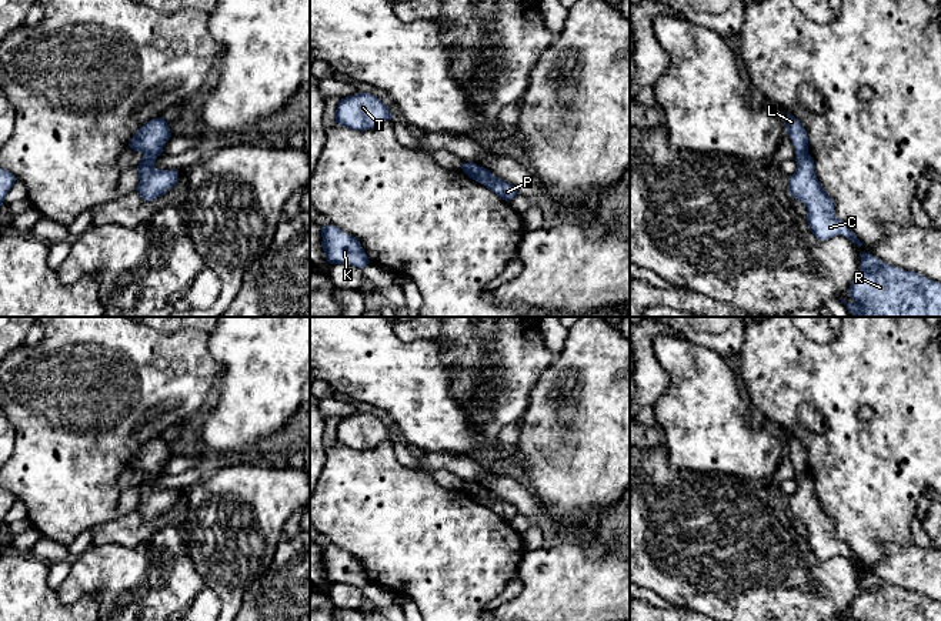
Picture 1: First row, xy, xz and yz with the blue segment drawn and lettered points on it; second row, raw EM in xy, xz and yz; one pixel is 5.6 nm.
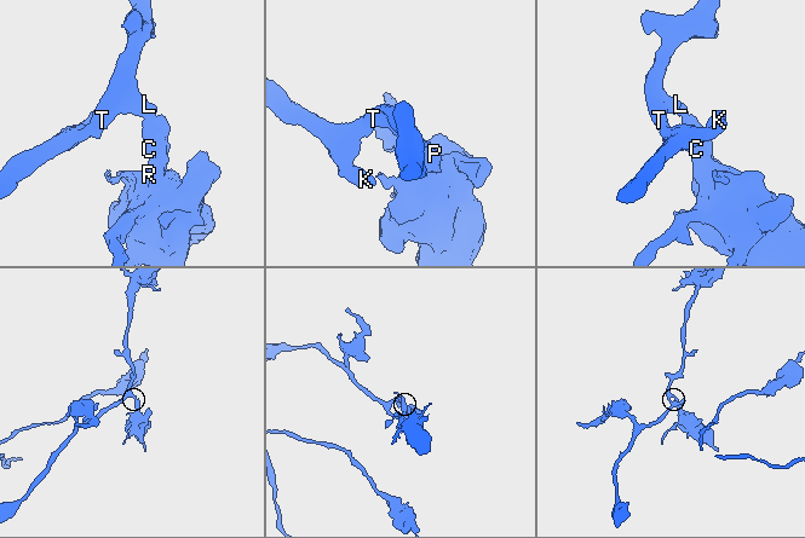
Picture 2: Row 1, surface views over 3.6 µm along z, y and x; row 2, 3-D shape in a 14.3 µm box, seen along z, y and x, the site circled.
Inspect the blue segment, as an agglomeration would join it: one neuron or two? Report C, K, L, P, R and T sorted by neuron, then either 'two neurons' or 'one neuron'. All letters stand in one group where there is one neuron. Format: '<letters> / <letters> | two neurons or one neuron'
C P R / K L T | two neurons

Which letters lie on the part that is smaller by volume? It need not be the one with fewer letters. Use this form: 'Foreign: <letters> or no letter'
Foreign: C, P, R

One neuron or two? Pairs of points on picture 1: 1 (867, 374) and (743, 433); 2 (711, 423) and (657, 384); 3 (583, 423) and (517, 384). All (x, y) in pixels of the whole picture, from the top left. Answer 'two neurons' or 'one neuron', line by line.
1: two neurons
2: two neurons
3: two neurons

